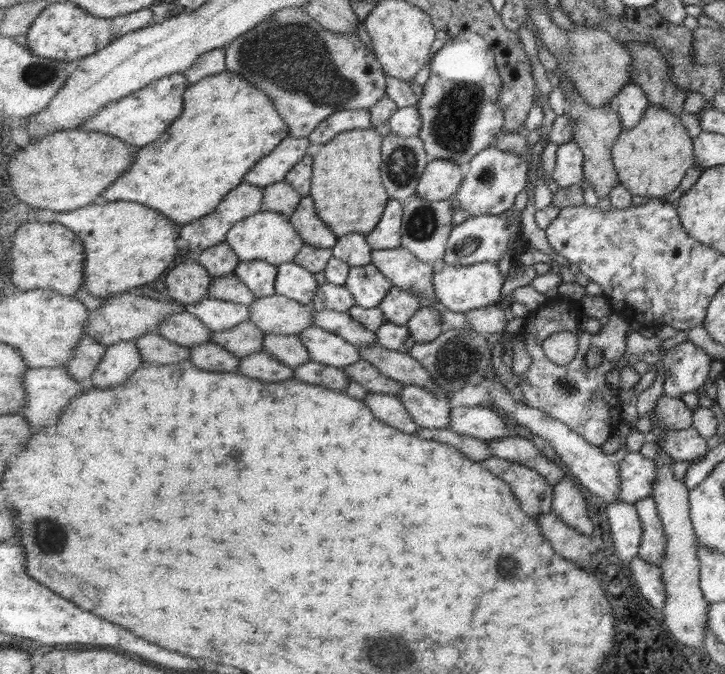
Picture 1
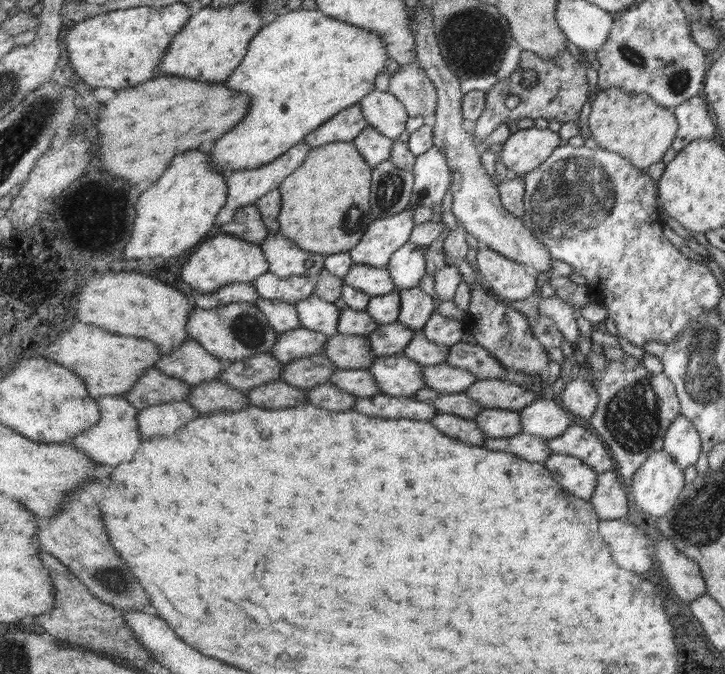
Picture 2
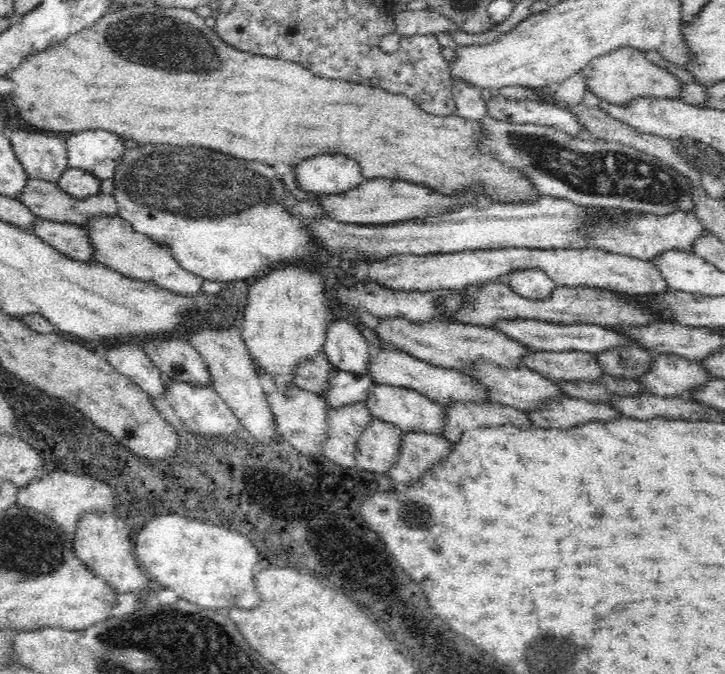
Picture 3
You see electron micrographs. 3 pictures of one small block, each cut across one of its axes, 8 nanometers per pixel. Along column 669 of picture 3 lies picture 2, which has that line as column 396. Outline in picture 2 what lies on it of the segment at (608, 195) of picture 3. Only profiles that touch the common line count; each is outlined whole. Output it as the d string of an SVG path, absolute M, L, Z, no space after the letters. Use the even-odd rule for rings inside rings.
M390 158L373 168L373 218L395 216L410 204L415 186L415 171L405 170Z

